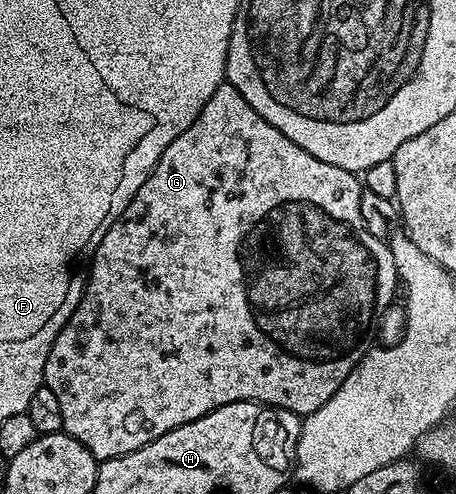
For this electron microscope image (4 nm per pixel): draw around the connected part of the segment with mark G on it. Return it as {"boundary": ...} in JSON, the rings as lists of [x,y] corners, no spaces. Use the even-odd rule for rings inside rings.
{"boundary":[[[225,81],[222,82],[216,89],[216,93],[212,93],[212,97],[208,97],[208,101],[204,105],[204,109],[200,109],[196,121],[192,121],[192,125],[188,125],[188,129],[184,129],[184,133],[180,133],[180,137],[176,137],[176,141],[172,141],[172,145],[168,145],[164,149],[160,161],[150,170],[150,176],[145,179],[144,185],[140,185],[140,189],[134,193],[132,201],[126,204],[122,216],[103,230],[103,240],[100,241],[100,245],[94,250],[93,256],[89,260],[86,286],[82,288],[82,299],[76,305],[72,317],[66,322],[62,332],[56,337],[56,341],[48,353],[48,361],[44,365],[45,386],[50,387],[52,393],[56,393],[56,398],[60,401],[60,413],[64,413],[62,430],[67,435],[76,437],[76,441],[83,443],[92,452],[94,458],[101,461],[132,453],[136,449],[148,445],[156,437],[176,429],[180,425],[196,421],[210,411],[229,403],[266,403],[269,407],[288,409],[299,417],[311,415],[316,409],[320,409],[320,405],[324,405],[324,401],[328,401],[328,397],[332,397],[332,393],[336,393],[336,389],[340,389],[340,385],[348,377],[348,373],[352,373],[354,366],[364,358],[367,351],[375,346],[374,334],[377,333],[378,326],[381,325],[382,318],[385,317],[386,310],[389,309],[390,302],[394,299],[394,290],[399,290],[400,287],[389,242],[372,237],[372,233],[368,233],[368,229],[364,225],[364,217],[360,217],[360,197],[363,190],[363,184],[355,172],[340,169],[340,165],[328,165],[328,161],[320,161],[320,157],[312,157],[312,153],[300,149],[300,145],[296,145],[296,141],[292,141],[288,137],[284,137],[284,133],[280,133],[280,129],[276,129],[276,125],[264,121],[264,117],[260,117],[260,113],[256,113],[256,109],[252,109],[252,105],[248,105],[248,101],[244,101],[244,97],[240,97],[240,93],[233,85]]]}

